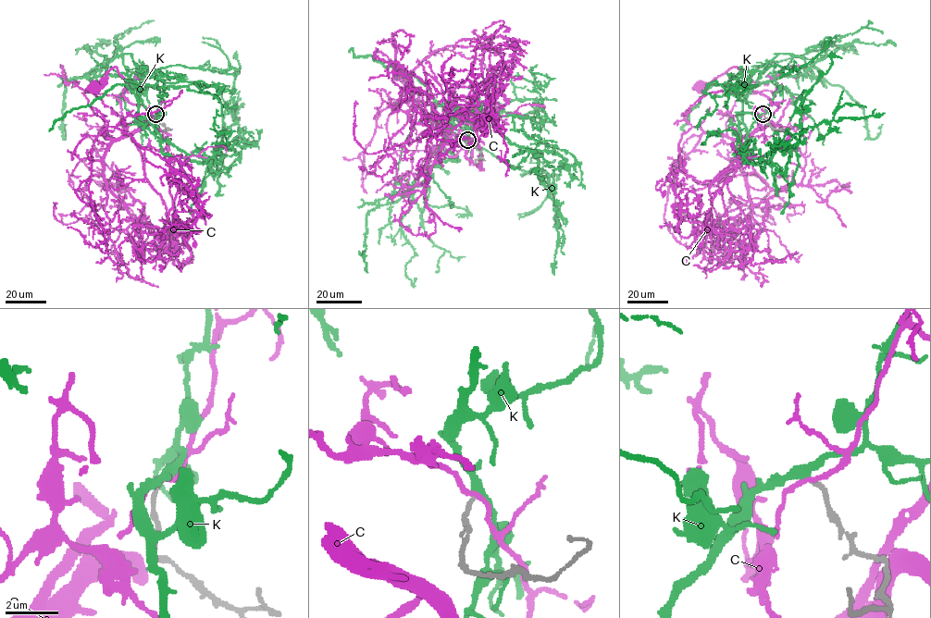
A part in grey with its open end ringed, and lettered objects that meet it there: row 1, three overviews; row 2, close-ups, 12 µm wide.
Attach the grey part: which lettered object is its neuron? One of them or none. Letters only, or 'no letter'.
K

